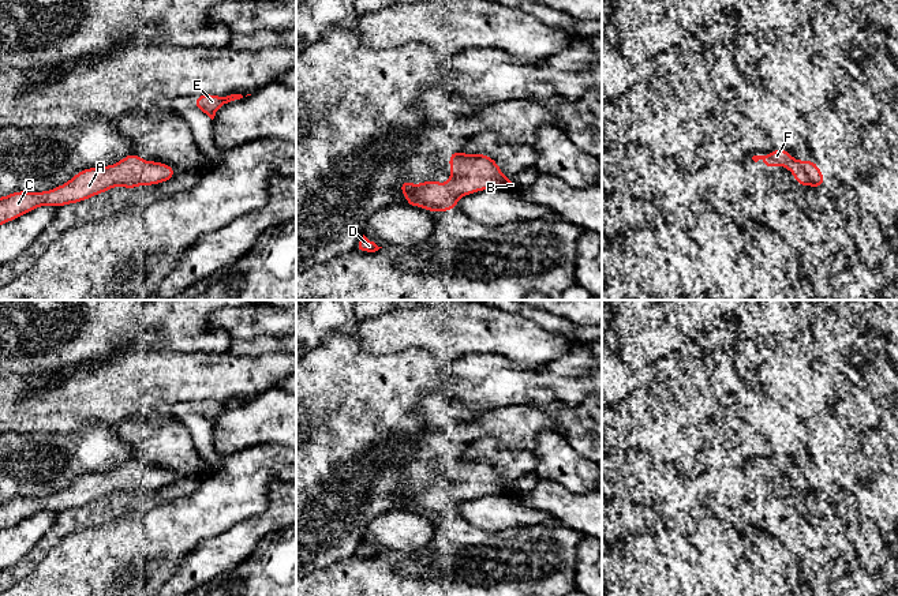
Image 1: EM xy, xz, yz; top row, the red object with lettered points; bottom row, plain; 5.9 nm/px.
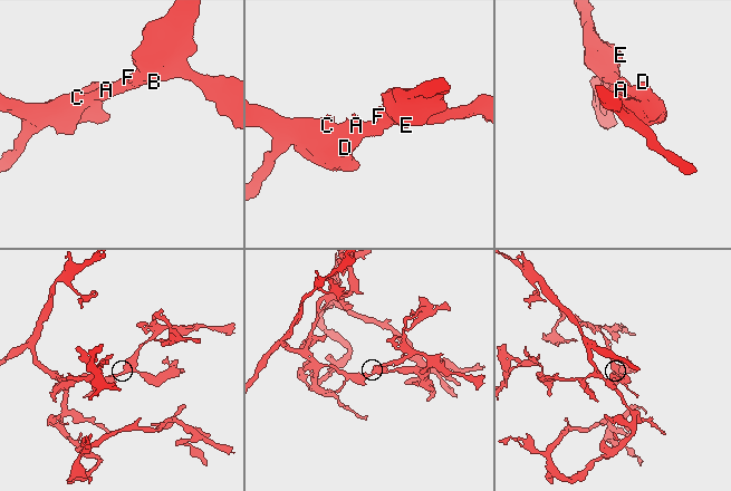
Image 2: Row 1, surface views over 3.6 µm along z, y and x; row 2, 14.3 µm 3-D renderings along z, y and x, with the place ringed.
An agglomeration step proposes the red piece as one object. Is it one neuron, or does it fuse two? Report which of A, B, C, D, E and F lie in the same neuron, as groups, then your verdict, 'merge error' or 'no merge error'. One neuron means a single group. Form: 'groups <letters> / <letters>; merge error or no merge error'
groups A B C D E F; no merge error

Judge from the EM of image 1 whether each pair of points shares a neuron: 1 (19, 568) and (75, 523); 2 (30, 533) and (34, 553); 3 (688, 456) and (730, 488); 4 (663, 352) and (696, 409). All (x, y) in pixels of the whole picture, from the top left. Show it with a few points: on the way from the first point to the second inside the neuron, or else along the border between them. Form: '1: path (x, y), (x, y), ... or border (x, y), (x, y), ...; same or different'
1: path (33, 557), (62, 528); same
2: border (55, 523), (14, 565); different
3: border (711, 463), (692, 473), (672, 473); different
4: path (668, 366), (672, 385), (683, 396); same

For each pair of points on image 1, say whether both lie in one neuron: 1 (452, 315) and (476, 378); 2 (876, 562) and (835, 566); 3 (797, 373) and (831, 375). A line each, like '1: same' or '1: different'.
1: different
2: different
3: different

